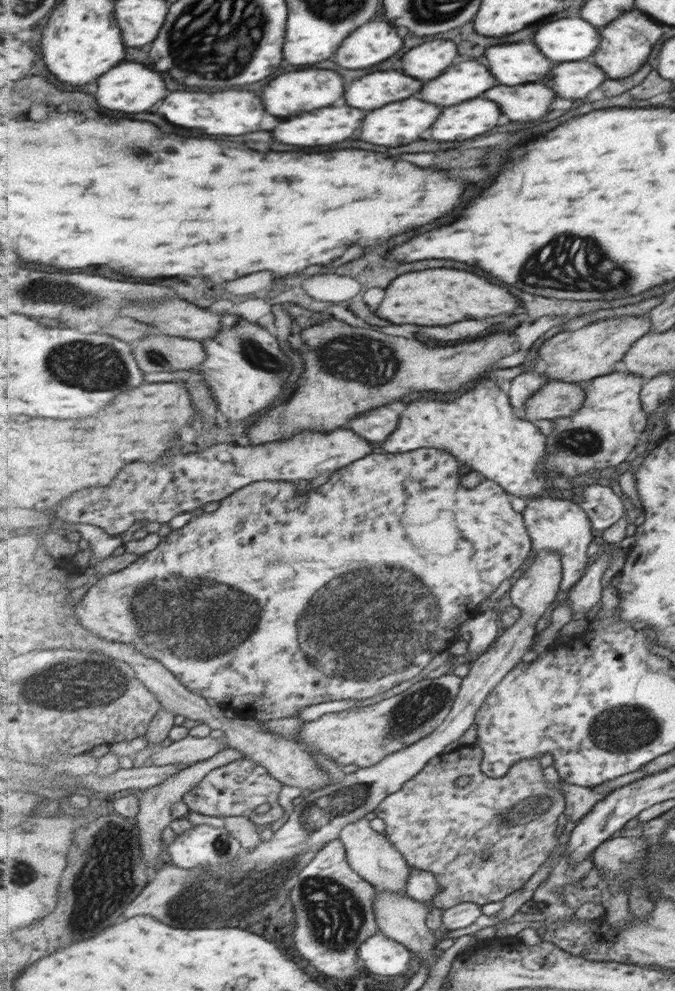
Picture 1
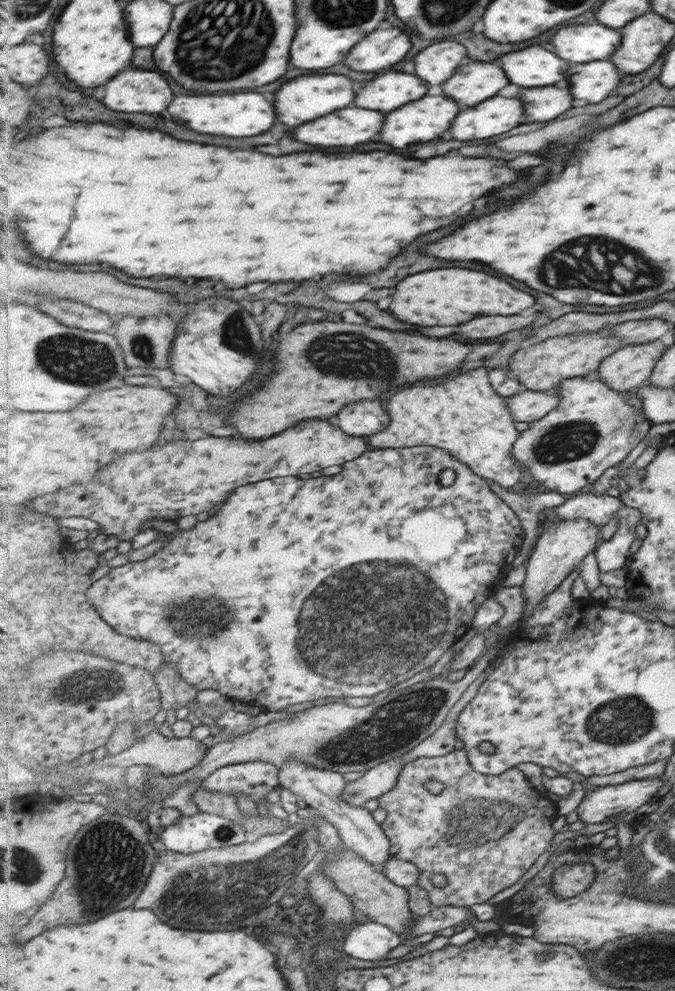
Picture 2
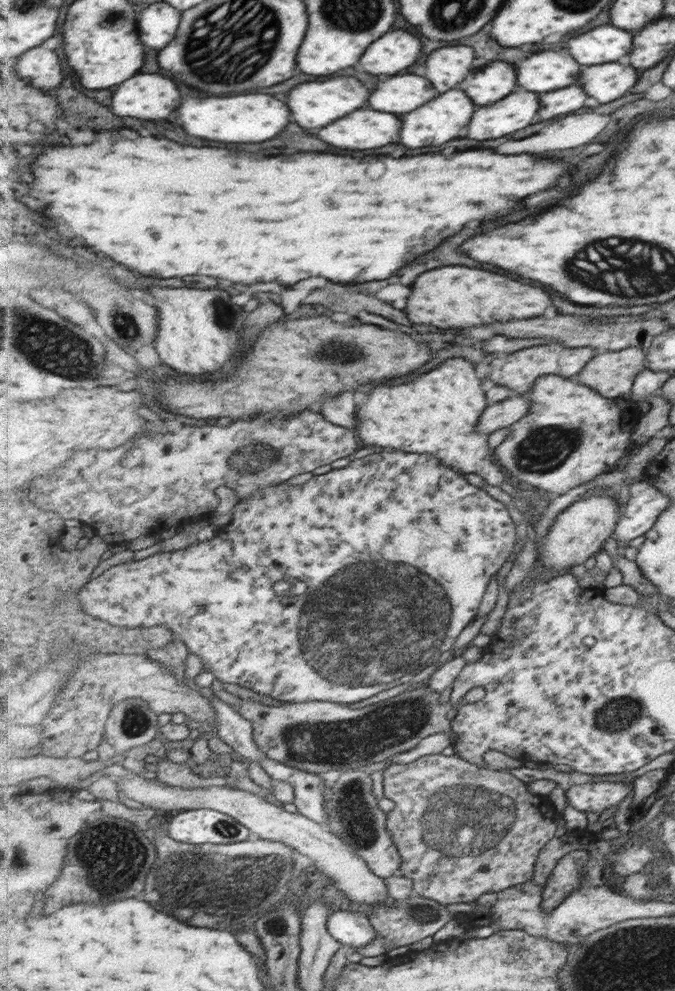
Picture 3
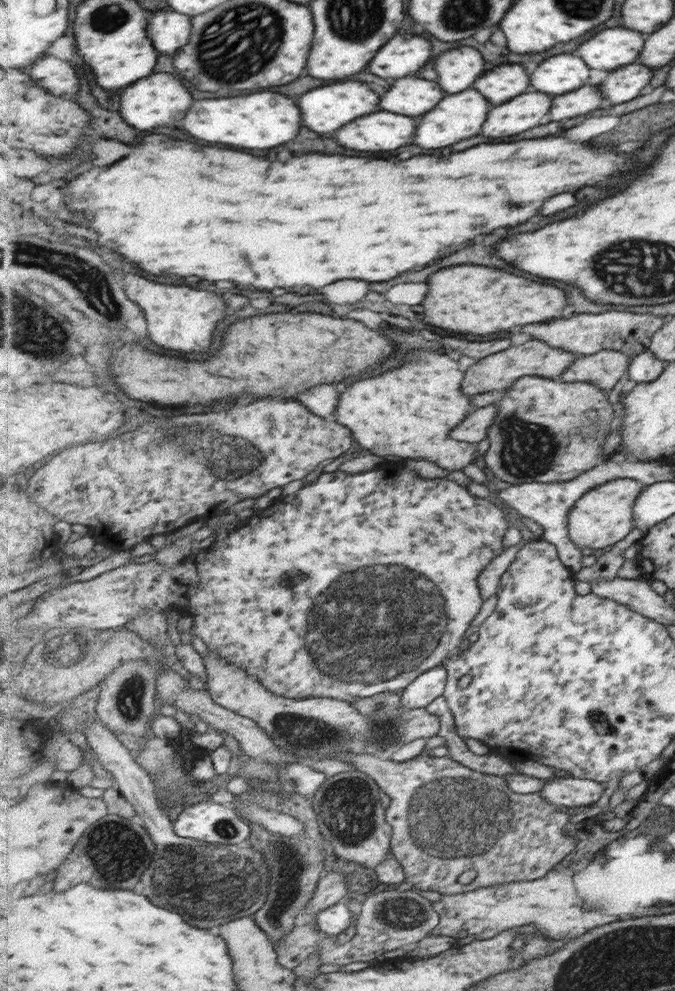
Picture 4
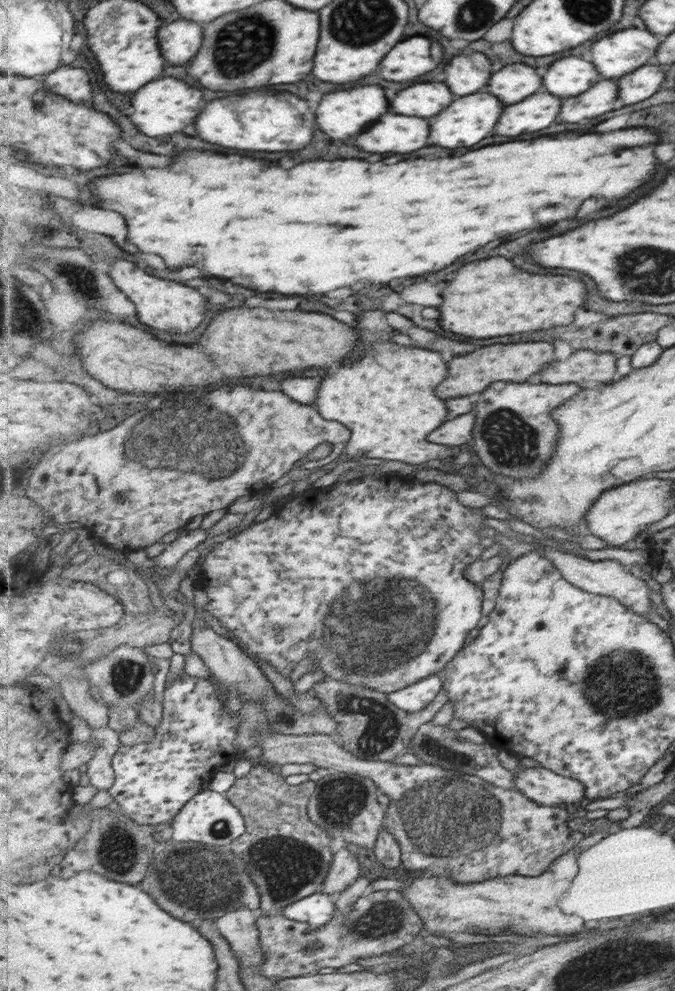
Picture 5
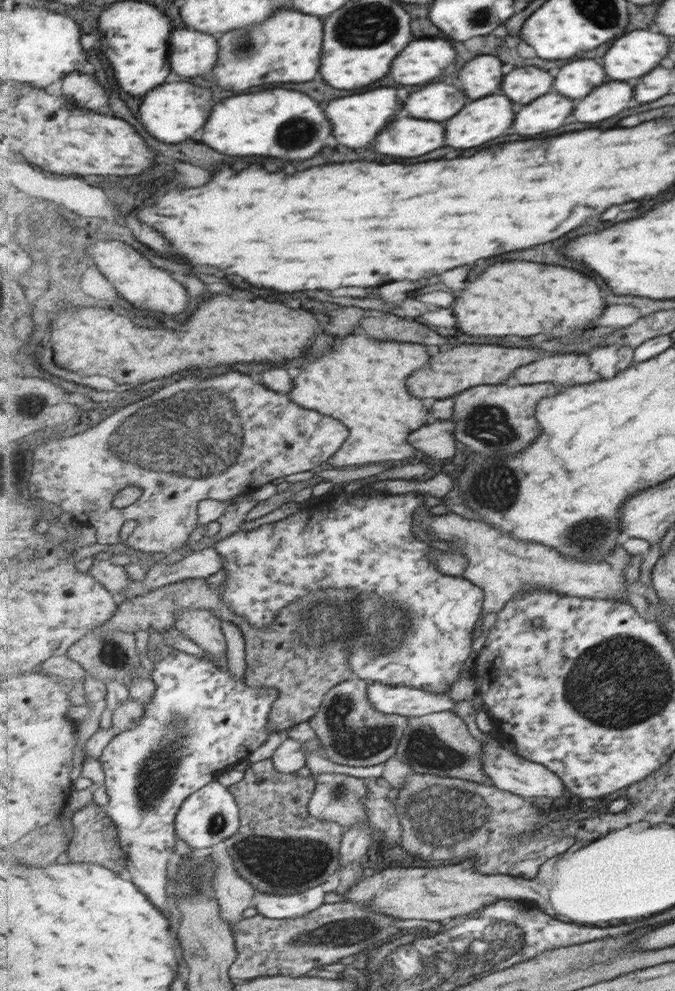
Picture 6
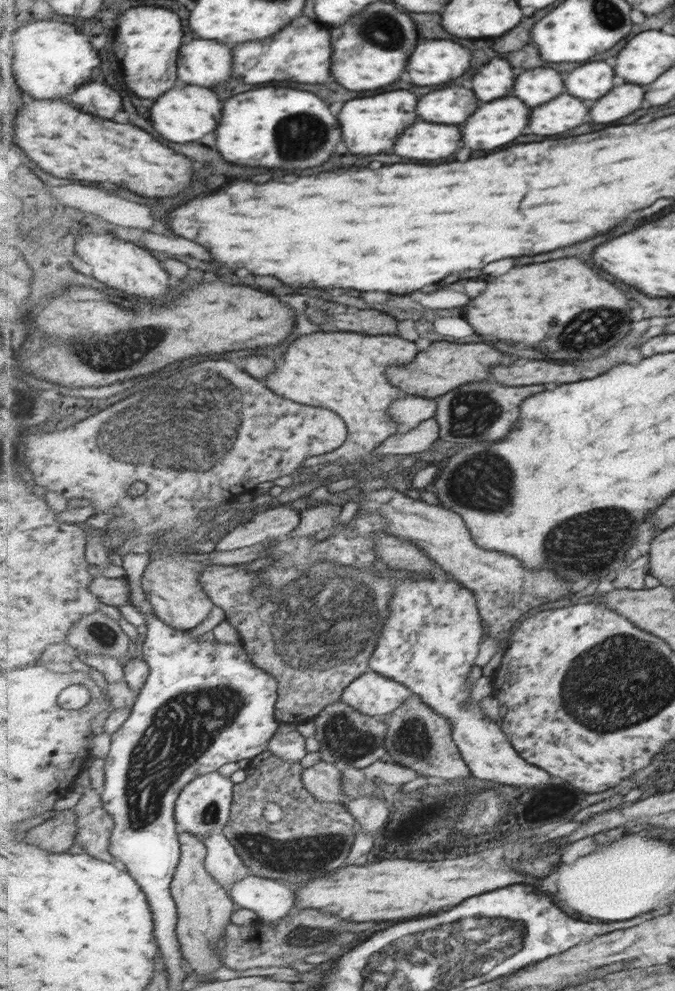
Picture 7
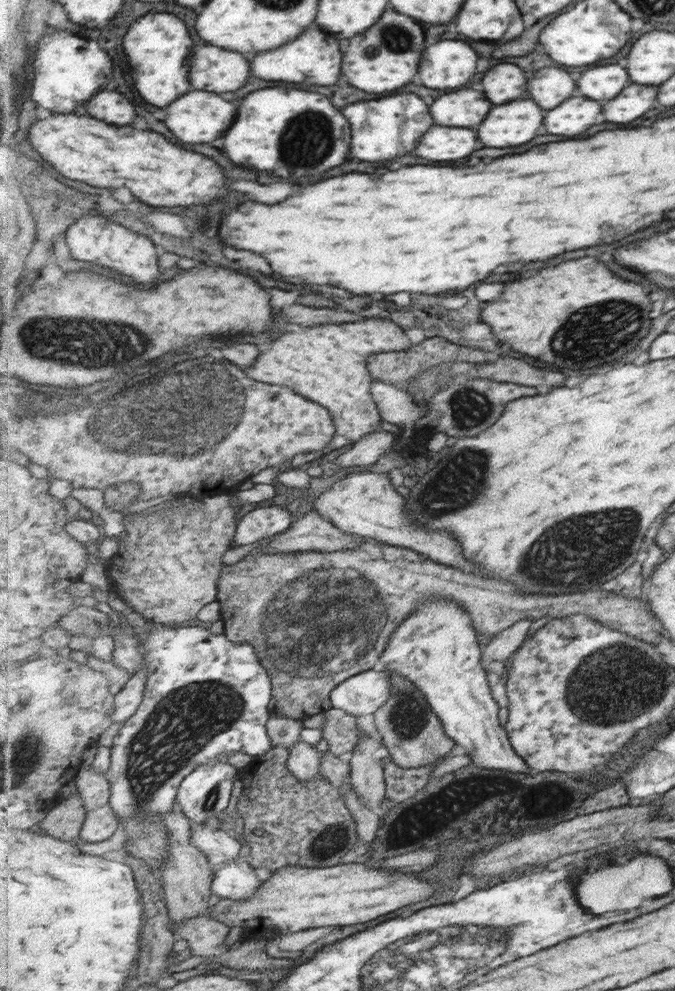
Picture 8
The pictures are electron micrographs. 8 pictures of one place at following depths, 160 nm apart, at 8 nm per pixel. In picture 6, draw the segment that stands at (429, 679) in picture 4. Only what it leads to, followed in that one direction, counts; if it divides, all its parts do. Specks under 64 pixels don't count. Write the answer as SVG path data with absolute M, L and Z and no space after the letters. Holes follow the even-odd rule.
M369 682L368 686L369 700L373 703L373 706L384 712L385 714L401 714L407 717L425 716L431 713L440 713L445 711L453 711L464 718L464 721L471 728L471 735L479 741L485 741L488 737L477 728L477 722L475 722L475 702L454 701L449 694L440 694L437 692L429 692L428 690L416 689L415 687L403 686L403 685L384 685L383 683Z

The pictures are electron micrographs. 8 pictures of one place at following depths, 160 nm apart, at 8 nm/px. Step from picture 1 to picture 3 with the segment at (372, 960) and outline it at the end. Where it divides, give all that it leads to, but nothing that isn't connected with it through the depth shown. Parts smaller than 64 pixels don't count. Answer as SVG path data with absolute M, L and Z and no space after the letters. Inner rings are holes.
M345 907L330 915L327 926L335 939L357 951L369 946L377 938L377 931L369 916L357 911L348 911Z

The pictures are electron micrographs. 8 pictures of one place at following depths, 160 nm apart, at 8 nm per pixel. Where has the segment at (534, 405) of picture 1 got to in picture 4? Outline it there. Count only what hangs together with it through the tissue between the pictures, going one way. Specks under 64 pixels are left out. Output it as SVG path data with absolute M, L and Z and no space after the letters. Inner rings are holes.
M495 404L479 409L475 408L473 414L469 414L466 416L466 420L461 422L459 428L451 431L451 438L461 440L461 442L481 442L487 438L487 431L497 417L498 406Z

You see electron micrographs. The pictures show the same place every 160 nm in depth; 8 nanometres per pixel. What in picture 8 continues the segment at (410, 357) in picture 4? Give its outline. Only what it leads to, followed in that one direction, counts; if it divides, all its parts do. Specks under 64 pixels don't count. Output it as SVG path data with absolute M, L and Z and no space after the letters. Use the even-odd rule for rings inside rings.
M367 318L363 322L325 324L307 328L305 332L289 332L271 342L271 346L261 352L261 356L253 364L243 368L251 378L259 382L291 387L295 392L331 411L336 433L327 450L299 454L291 460L293 468L303 467L333 450L355 444L365 434L381 430L379 422L382 421L382 414L372 395L372 382L375 378L368 366L369 358L380 352L399 353L412 345L407 334L401 334L401 326L397 326L393 320Z

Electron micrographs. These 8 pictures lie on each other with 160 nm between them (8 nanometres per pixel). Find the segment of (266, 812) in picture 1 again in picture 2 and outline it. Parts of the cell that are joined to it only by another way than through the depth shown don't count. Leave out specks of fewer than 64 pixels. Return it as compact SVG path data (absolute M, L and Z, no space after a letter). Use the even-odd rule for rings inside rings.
M257 761L257 762L245 762L241 764L232 764L224 766L216 770L211 776L208 776L201 787L205 787L210 791L217 791L227 794L235 794L235 792L241 792L248 795L255 804L259 801L266 801L267 806L267 794L273 792L277 786L281 785L279 778L280 768L276 763Z

